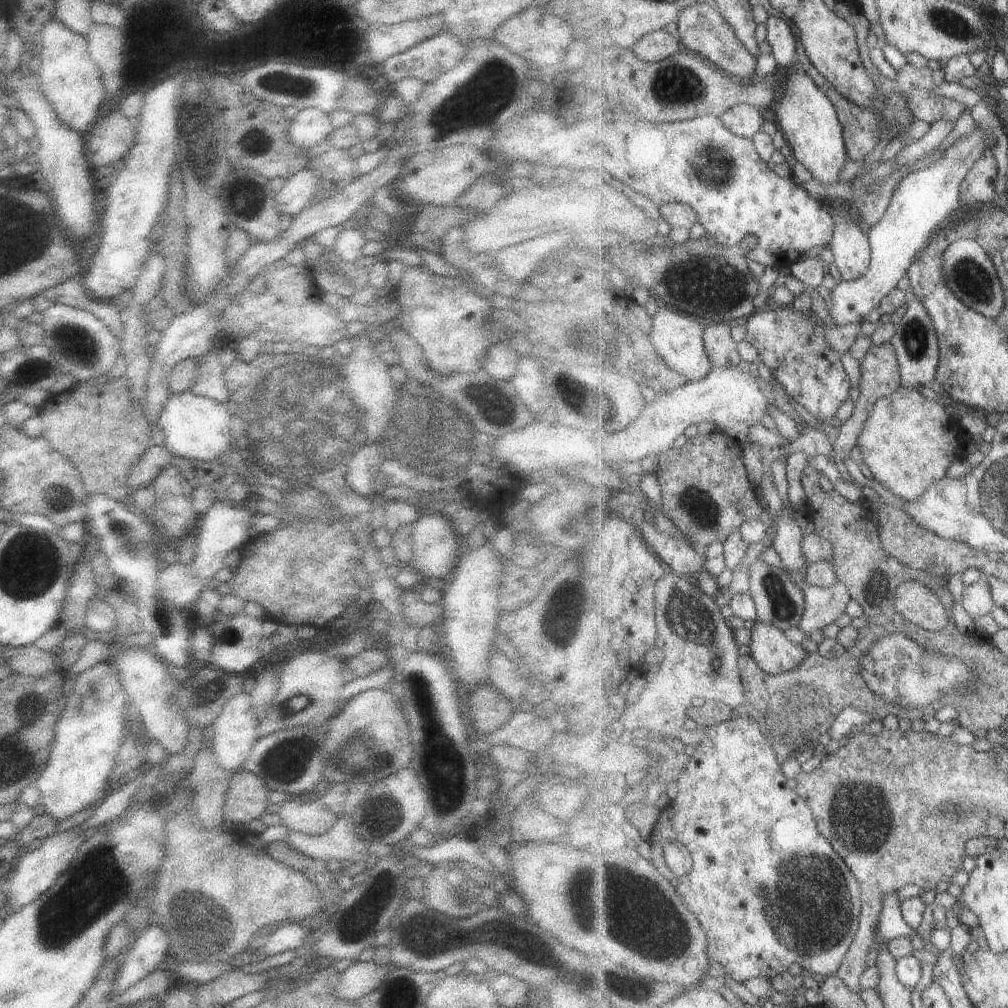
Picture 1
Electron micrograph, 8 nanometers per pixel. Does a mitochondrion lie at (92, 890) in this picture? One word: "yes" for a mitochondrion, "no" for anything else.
yes

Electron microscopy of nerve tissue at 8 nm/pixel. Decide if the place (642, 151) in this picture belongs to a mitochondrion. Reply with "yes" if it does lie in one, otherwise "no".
no

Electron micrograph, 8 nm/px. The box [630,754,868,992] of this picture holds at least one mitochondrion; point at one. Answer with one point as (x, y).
(797, 915)

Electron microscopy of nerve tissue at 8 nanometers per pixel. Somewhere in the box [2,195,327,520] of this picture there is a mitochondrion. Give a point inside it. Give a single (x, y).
(75, 344)

